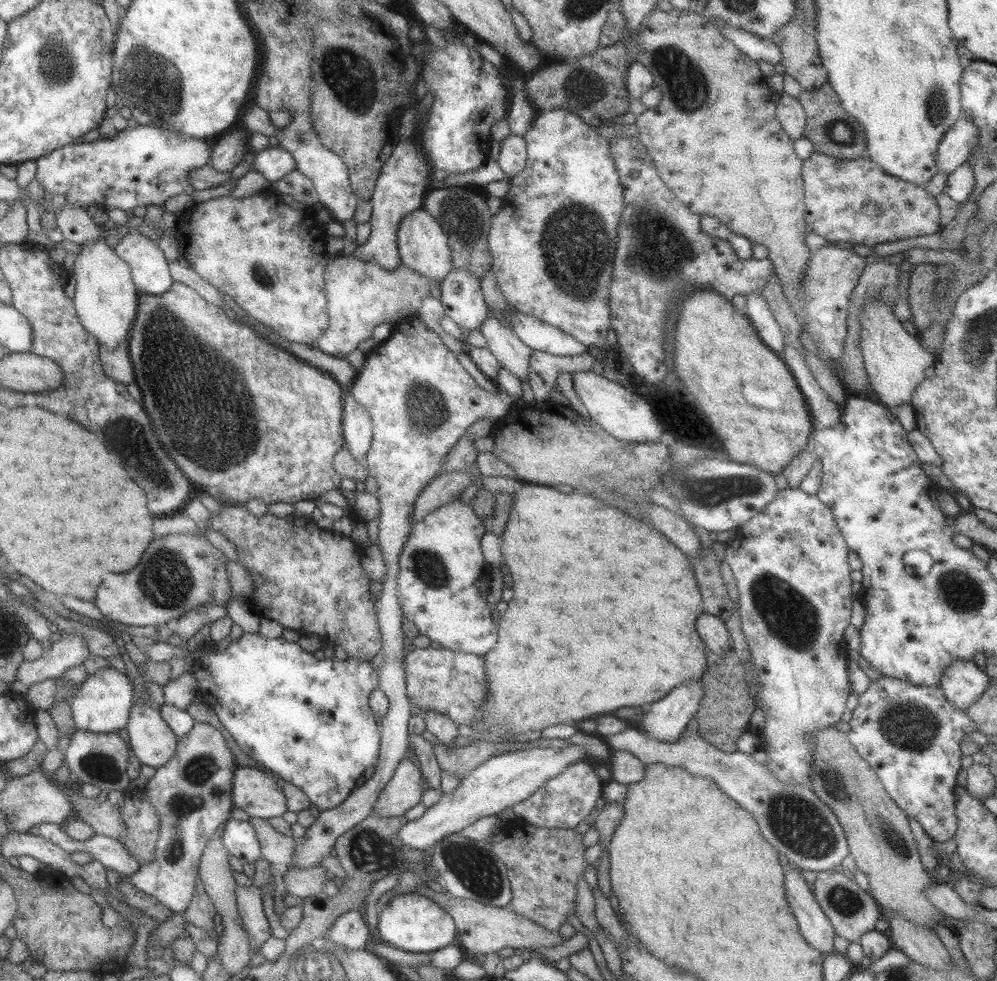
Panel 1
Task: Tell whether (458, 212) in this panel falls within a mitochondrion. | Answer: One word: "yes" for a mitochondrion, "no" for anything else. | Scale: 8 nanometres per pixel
yes

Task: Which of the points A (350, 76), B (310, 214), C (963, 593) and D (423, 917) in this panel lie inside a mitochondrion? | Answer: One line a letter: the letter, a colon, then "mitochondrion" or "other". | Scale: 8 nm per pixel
A: mitochondrion
B: other
C: mitochondrion
D: other

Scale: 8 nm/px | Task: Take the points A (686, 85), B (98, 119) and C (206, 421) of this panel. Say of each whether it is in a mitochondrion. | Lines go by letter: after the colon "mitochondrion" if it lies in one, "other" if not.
A: mitochondrion
B: other
C: mitochondrion

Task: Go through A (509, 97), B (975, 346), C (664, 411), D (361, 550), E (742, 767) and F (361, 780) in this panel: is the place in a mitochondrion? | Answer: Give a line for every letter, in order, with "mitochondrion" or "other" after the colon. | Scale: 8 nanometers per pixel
A: other
B: mitochondrion
C: other
D: other
E: other
F: other

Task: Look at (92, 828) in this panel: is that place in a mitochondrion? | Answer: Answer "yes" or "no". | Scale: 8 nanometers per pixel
no

